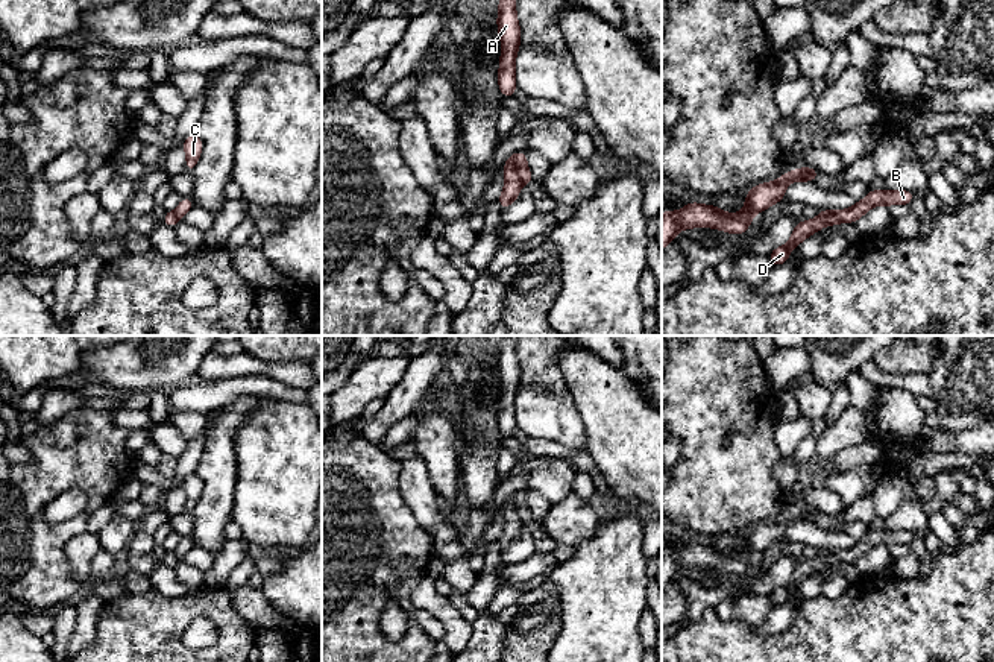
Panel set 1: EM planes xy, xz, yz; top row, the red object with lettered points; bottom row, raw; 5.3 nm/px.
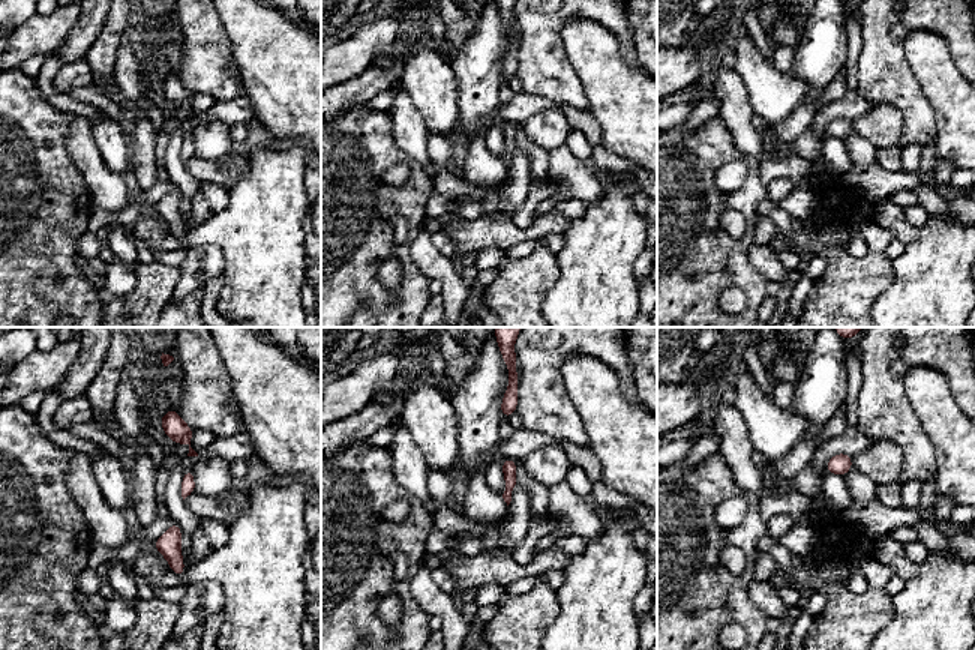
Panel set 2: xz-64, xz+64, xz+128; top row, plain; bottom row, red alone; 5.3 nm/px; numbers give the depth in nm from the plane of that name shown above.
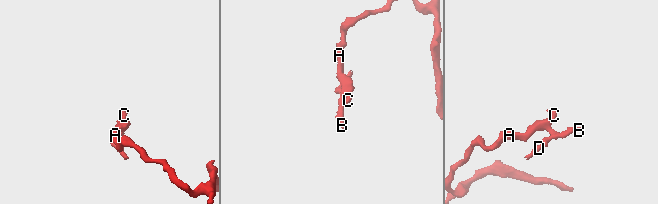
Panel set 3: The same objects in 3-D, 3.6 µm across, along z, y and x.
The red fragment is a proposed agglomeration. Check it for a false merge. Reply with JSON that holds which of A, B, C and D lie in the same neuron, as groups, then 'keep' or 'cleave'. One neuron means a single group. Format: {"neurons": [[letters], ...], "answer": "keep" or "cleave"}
{"neurons": [["A", "C"], ["B", "D"]], "answer": "cleave"}

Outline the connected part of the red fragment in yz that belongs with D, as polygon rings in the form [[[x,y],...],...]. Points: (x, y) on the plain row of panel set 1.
[[[870,530],[868,536],[862,541],[857,541],[854,547],[845,548],[841,551],[832,551],[829,554],[819,554],[813,560],[797,562],[792,571],[792,577],[786,585],[775,588],[768,598],[772,606],[782,606],[788,601],[789,594],[809,575],[818,572],[824,566],[838,565],[838,563],[853,563],[867,554],[876,545],[909,545],[915,533],[907,530],[886,531],[886,530]]]

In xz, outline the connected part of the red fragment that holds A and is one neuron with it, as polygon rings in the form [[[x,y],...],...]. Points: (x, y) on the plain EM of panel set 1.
[[[504,336],[499,340],[496,364],[502,384],[498,425],[502,437],[513,437],[517,428],[514,401],[521,386],[521,366],[516,355],[514,336]]]

